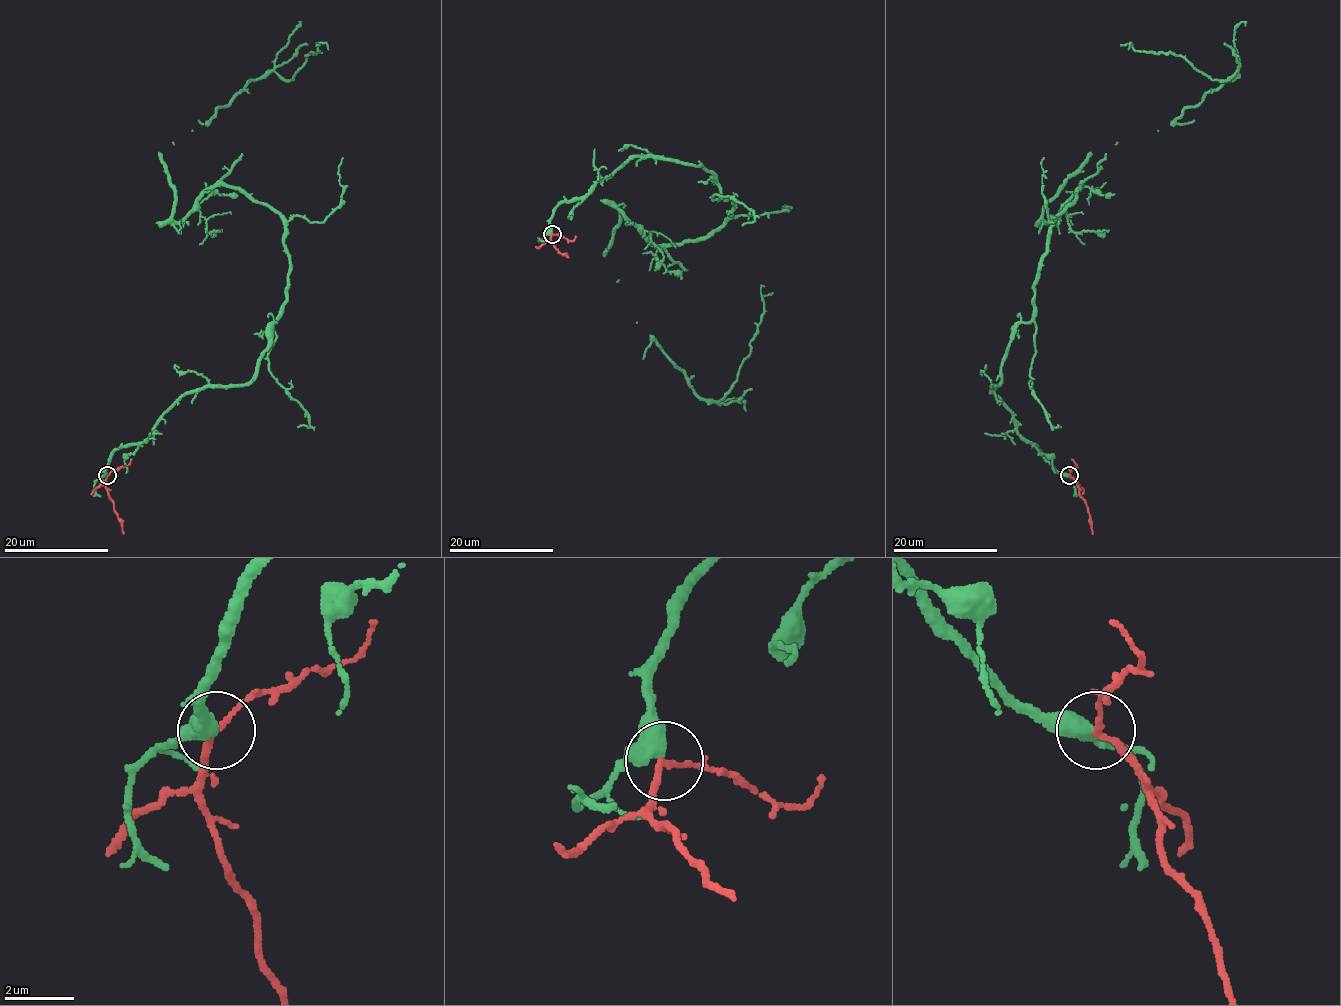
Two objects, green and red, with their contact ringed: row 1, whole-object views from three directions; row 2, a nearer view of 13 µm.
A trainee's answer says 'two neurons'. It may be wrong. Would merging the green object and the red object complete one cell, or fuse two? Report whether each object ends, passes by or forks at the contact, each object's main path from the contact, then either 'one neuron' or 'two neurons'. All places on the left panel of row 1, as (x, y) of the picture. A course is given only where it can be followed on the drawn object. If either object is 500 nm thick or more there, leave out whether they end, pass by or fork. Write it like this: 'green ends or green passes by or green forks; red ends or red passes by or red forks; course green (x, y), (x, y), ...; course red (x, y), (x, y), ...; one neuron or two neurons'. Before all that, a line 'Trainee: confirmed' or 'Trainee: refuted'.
Trainee: refuted
green passes by; red passes by; course green (108, 475), (186, 394), (246, 384), (285, 300), (284, 220), (212, 185), (176, 222), (160, 154), (328, 49); course red (108, 475), (105, 487), (123, 534); one neuron

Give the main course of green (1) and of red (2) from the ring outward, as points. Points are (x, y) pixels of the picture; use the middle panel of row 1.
1: (552, 233), (631, 158), (713, 174), (718, 228), (657, 245), (616, 207), (604, 256), (702, 399), (773, 293)
2: (552, 234), (550, 242), (568, 258)

